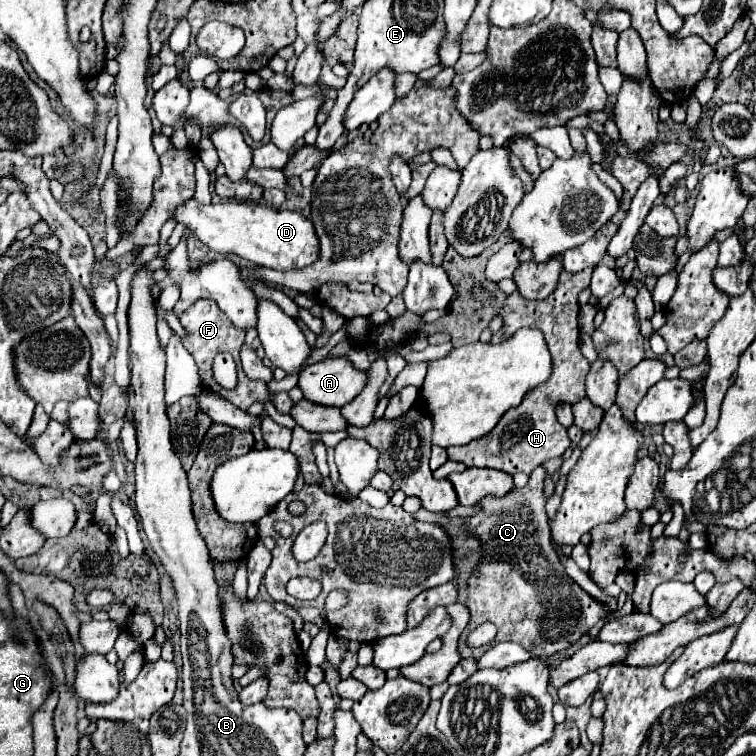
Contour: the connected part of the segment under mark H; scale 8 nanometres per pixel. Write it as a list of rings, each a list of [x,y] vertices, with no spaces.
[[[587,267],[579,273],[561,271],[557,289],[543,301],[527,301],[517,291],[511,293],[503,307],[497,311],[497,315],[503,319],[503,339],[509,339],[517,329],[531,327],[541,329],[547,341],[547,347],[551,351],[551,363],[553,371],[545,383],[535,387],[535,391],[527,391],[523,397],[523,403],[519,407],[507,411],[503,419],[499,421],[499,427],[491,431],[491,435],[485,435],[483,439],[475,439],[475,443],[467,443],[461,447],[447,447],[447,457],[451,461],[459,461],[465,467],[487,467],[487,469],[499,469],[509,475],[515,473],[531,473],[535,467],[539,467],[543,461],[561,457],[571,441],[567,437],[567,429],[559,425],[555,417],[555,407],[559,401],[581,401],[585,397],[585,375],[589,371],[589,361],[579,351],[579,293],[589,287],[593,269]]]

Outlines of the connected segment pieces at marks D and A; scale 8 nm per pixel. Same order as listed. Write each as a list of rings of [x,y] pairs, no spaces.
[[[187,199],[173,209],[171,219],[185,225],[189,237],[195,237],[211,251],[223,255],[239,255],[259,267],[289,271],[303,269],[305,265],[311,265],[319,259],[319,239],[315,235],[313,223],[297,211],[249,205],[241,201],[201,205],[195,199]]]
[[[329,357],[301,371],[299,383],[303,397],[317,405],[343,407],[365,387],[365,373],[343,357]]]

